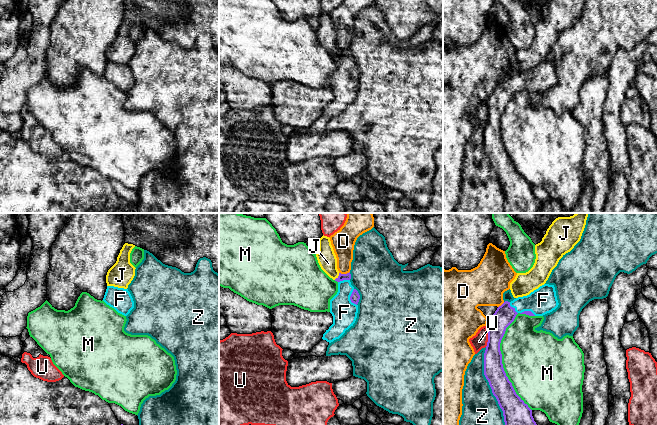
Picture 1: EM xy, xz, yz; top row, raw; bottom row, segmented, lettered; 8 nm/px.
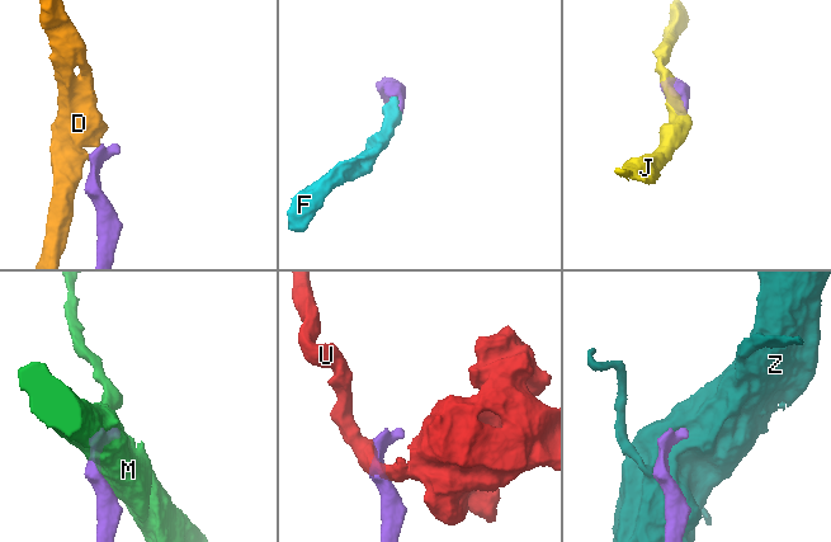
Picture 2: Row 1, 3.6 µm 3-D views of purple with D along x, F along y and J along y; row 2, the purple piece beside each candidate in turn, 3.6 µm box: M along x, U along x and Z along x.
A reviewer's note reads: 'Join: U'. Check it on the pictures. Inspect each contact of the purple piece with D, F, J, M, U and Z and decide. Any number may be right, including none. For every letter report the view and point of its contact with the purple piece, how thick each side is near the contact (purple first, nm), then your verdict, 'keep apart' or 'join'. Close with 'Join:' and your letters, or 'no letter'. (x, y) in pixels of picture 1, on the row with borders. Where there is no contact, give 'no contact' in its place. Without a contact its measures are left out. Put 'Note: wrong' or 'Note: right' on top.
Note: wrong
D: meets purple in xz at (344, 274); 60 nm thick on the purple side, 180 nm on the other; keep apart
F: meets purple in xz at (350, 298); 70 nm thick on the purple side, 200 nm on the other; join
J: meets purple in xz at (338, 276); 60 nm thick on the purple side, 150 nm on the other; keep apart
M: meets purple in yz at (501, 362); 170 nm thick on the purple side, 480 nm on the other; keep apart
U: meets purple in yz at (488, 336); 160 nm thick on the purple side, 120 nm on the other; keep apart
Z: meets purple in yz at (490, 386); 180 nm thick on the purple side, 280 nm on the other; keep apart
Join: F

